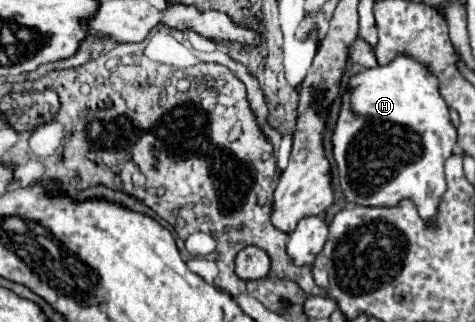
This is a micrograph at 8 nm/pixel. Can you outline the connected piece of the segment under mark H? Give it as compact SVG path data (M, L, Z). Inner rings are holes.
M399 54L385 66L353 74L349 84L357 84L349 90L349 108L355 118L337 118L331 132L333 158L345 200L369 208L395 208L401 200L411 200L419 216L425 222L431 222L437 214L441 196L445 194L443 164L453 154L457 142L457 128L453 126L449 106L439 92L437 76L415 58Z

